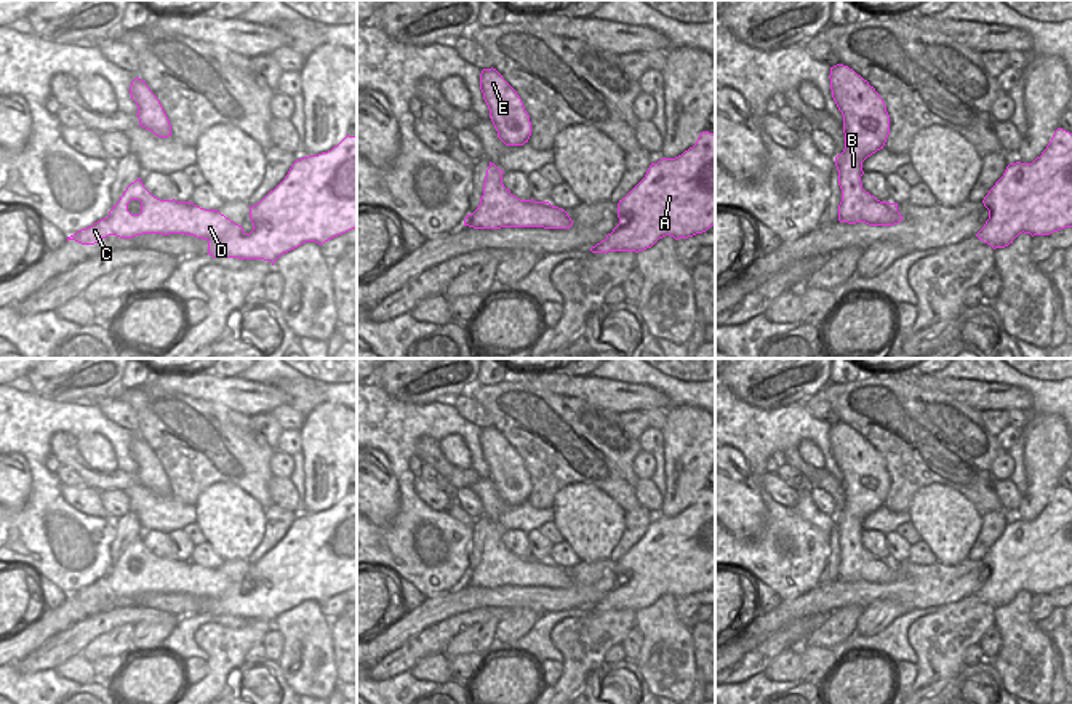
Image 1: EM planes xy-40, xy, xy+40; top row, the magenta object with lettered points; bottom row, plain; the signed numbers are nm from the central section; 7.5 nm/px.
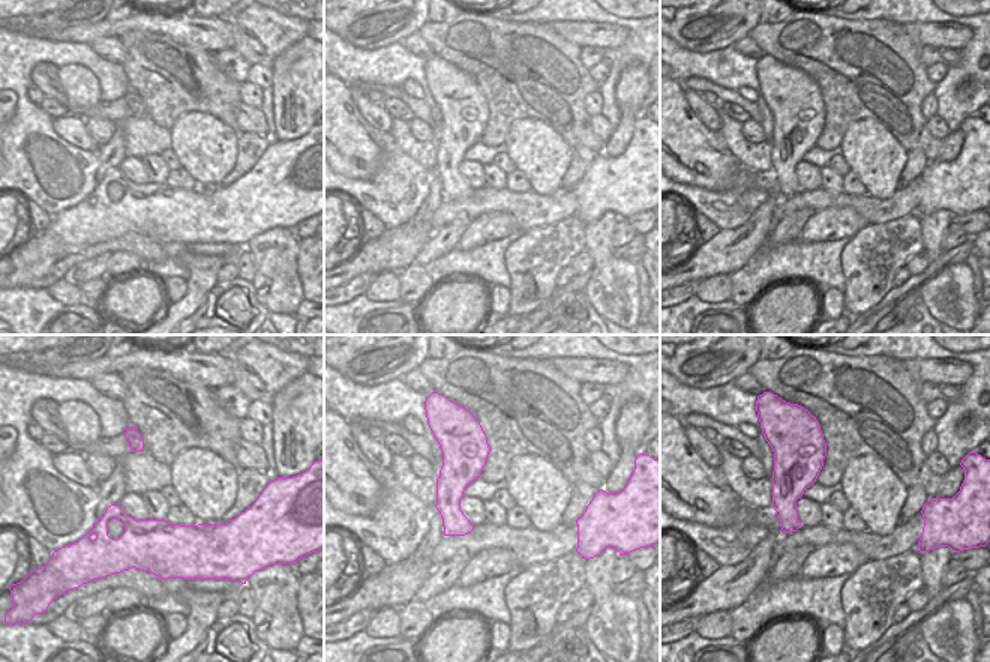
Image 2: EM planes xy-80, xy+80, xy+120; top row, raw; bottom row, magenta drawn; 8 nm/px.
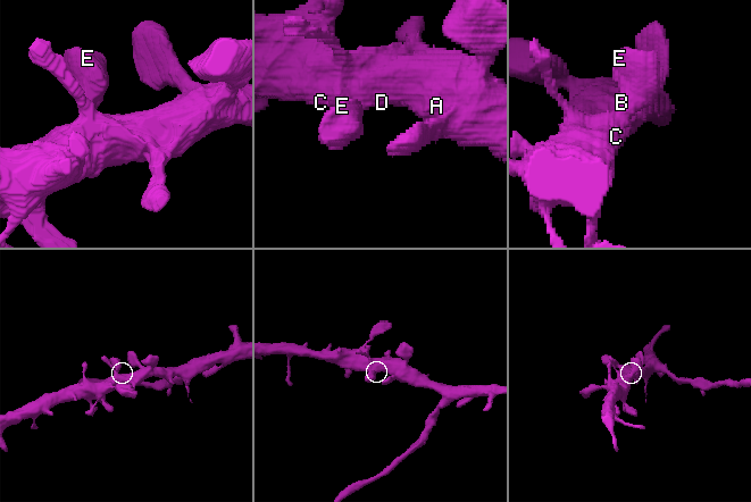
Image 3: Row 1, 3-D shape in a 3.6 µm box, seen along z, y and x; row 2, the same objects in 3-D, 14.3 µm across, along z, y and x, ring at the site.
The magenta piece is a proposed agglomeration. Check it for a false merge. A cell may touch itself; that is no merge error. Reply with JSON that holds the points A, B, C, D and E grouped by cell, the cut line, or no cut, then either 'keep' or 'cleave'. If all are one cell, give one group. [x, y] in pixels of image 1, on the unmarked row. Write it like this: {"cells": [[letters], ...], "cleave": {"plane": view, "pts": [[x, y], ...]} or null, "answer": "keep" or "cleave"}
{"cells": [["A", "B", "C", "D", "E"]], "cleave": null, "answer": "keep"}

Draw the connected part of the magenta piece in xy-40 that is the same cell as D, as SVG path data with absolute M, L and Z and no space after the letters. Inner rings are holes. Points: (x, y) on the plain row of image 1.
M347 493L331 509L296 518L285 538L259 562L250 565L250 578L253 589L245 592L242 584L218 568L154 555L139 536L126 546L107 576L67 595L67 600L94 603L109 594L133 597L142 592L186 592L206 598L208 613L213 616L264 618L274 624L282 613L306 600L323 603L357 586L357 494ZM131 558L141 560L139 573L128 570Z

